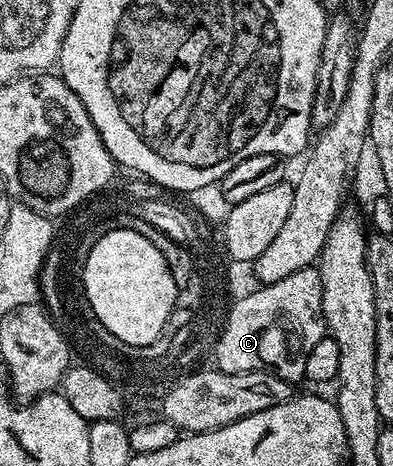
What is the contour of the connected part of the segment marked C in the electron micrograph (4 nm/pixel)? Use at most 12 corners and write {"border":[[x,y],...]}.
{"border":[[321,275],[246,291],[216,337],[223,372],[305,380],[327,335]]}

